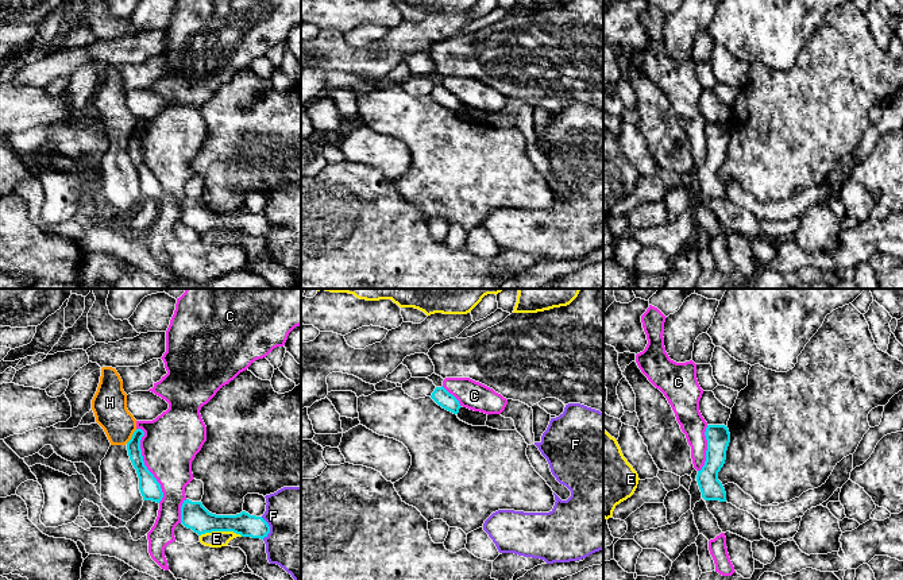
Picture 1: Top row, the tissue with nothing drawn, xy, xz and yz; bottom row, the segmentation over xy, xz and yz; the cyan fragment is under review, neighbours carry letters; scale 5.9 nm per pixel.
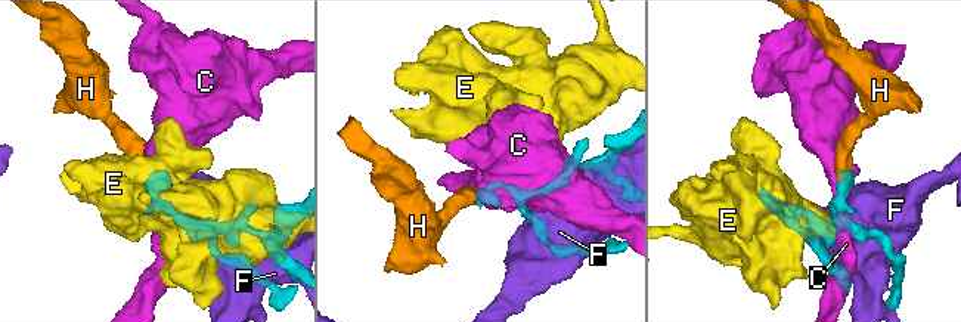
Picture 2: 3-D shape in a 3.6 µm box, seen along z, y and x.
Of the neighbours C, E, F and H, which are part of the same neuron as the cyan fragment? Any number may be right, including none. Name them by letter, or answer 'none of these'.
none of these

